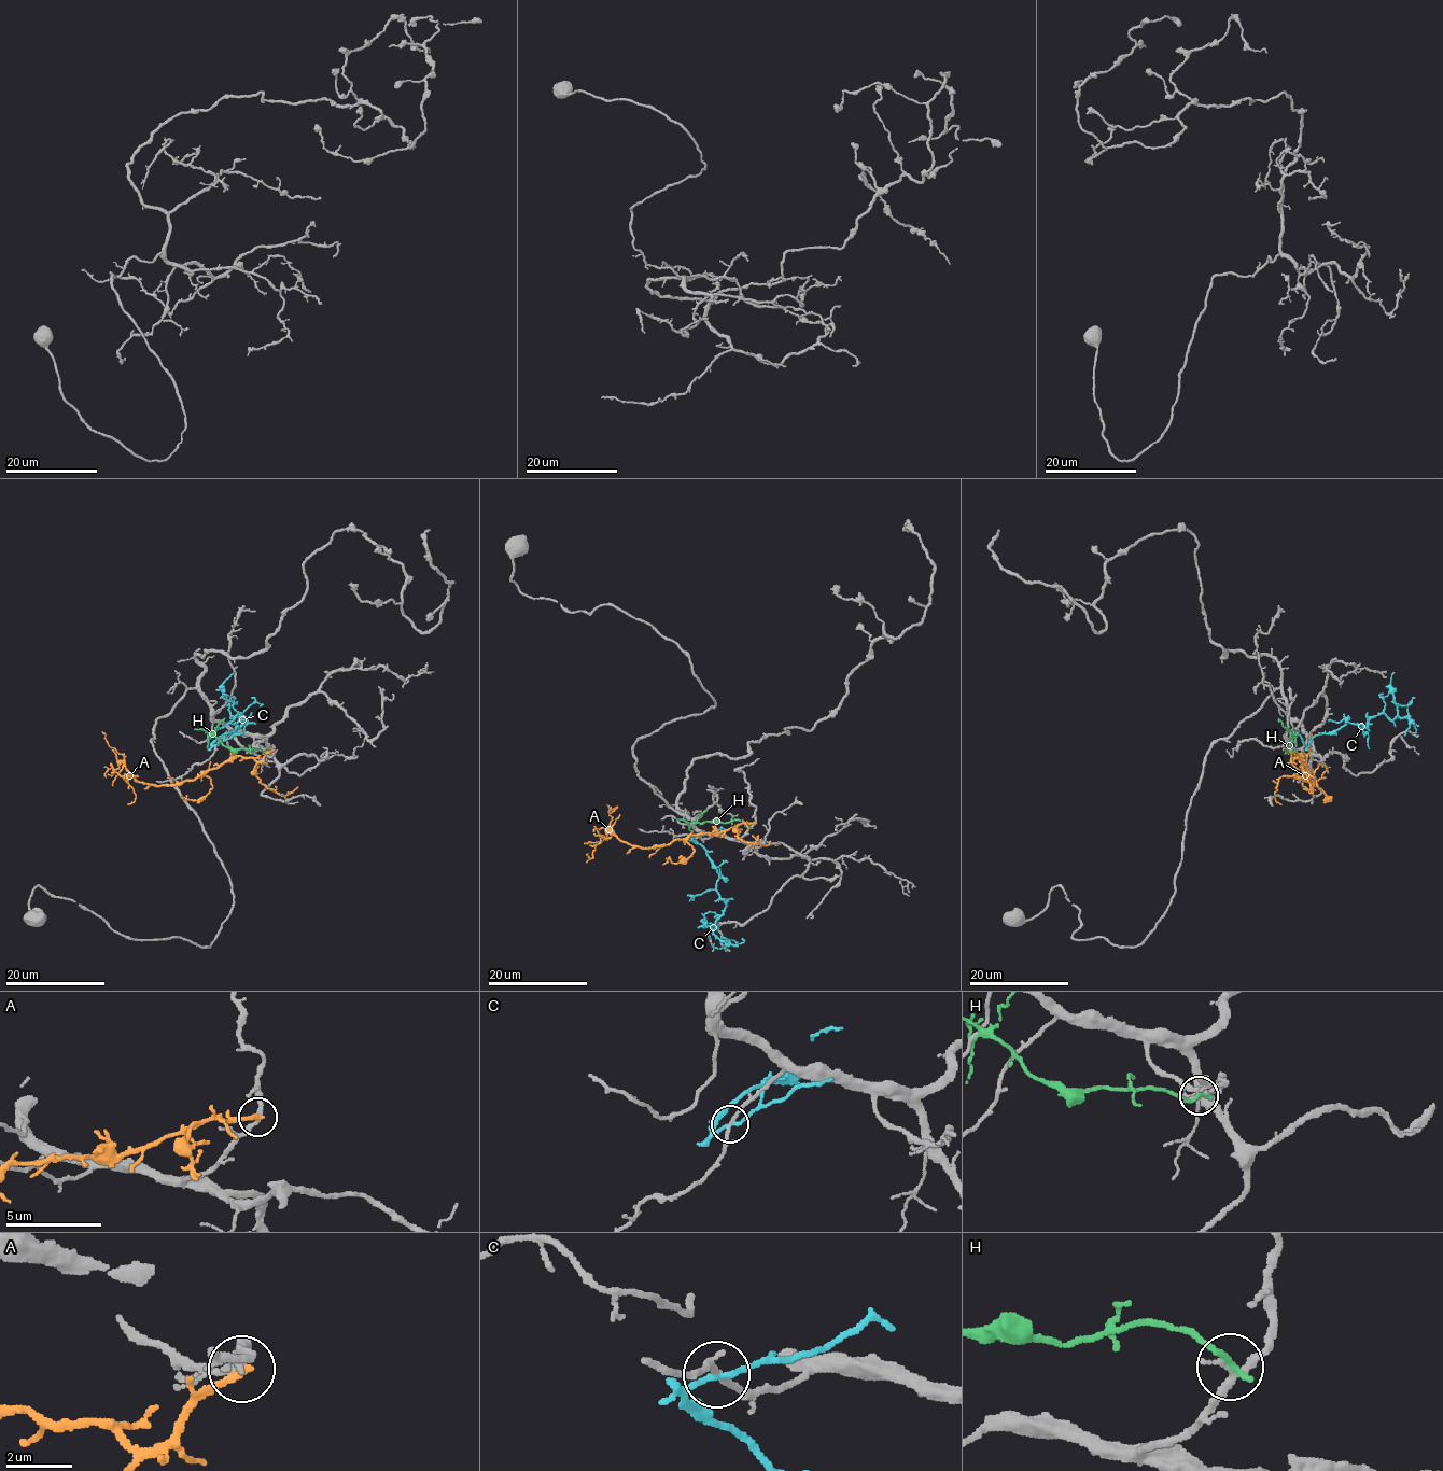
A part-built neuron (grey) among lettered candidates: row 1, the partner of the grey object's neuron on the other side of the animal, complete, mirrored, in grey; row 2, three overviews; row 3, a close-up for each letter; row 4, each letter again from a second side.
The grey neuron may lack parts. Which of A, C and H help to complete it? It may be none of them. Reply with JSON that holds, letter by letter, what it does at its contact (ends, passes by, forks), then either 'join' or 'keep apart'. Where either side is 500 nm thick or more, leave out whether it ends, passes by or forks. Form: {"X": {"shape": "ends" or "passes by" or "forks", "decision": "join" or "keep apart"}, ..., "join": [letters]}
{"A": {"shape": "ends", "decision": "keep apart"}, "C": {"shape": "passes by", "decision": "keep apart"}, "H": {"shape": "ends", "decision": "keep apart"}, "join": []}

